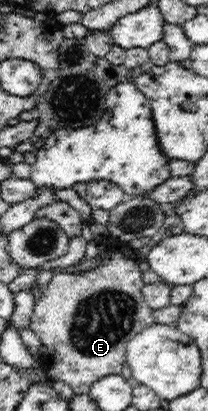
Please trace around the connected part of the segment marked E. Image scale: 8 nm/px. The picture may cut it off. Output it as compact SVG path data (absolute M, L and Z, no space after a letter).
M110 233L100 242L105 249L97 255L96 266L85 271L56 272L53 275L41 297L36 299L29 325L47 349L42 361L49 380L61 379L75 394L88 394L98 379L121 374L121 365L126 361L127 342L155 323L153 309L141 297L145 282L136 251L128 243L120 243Z

